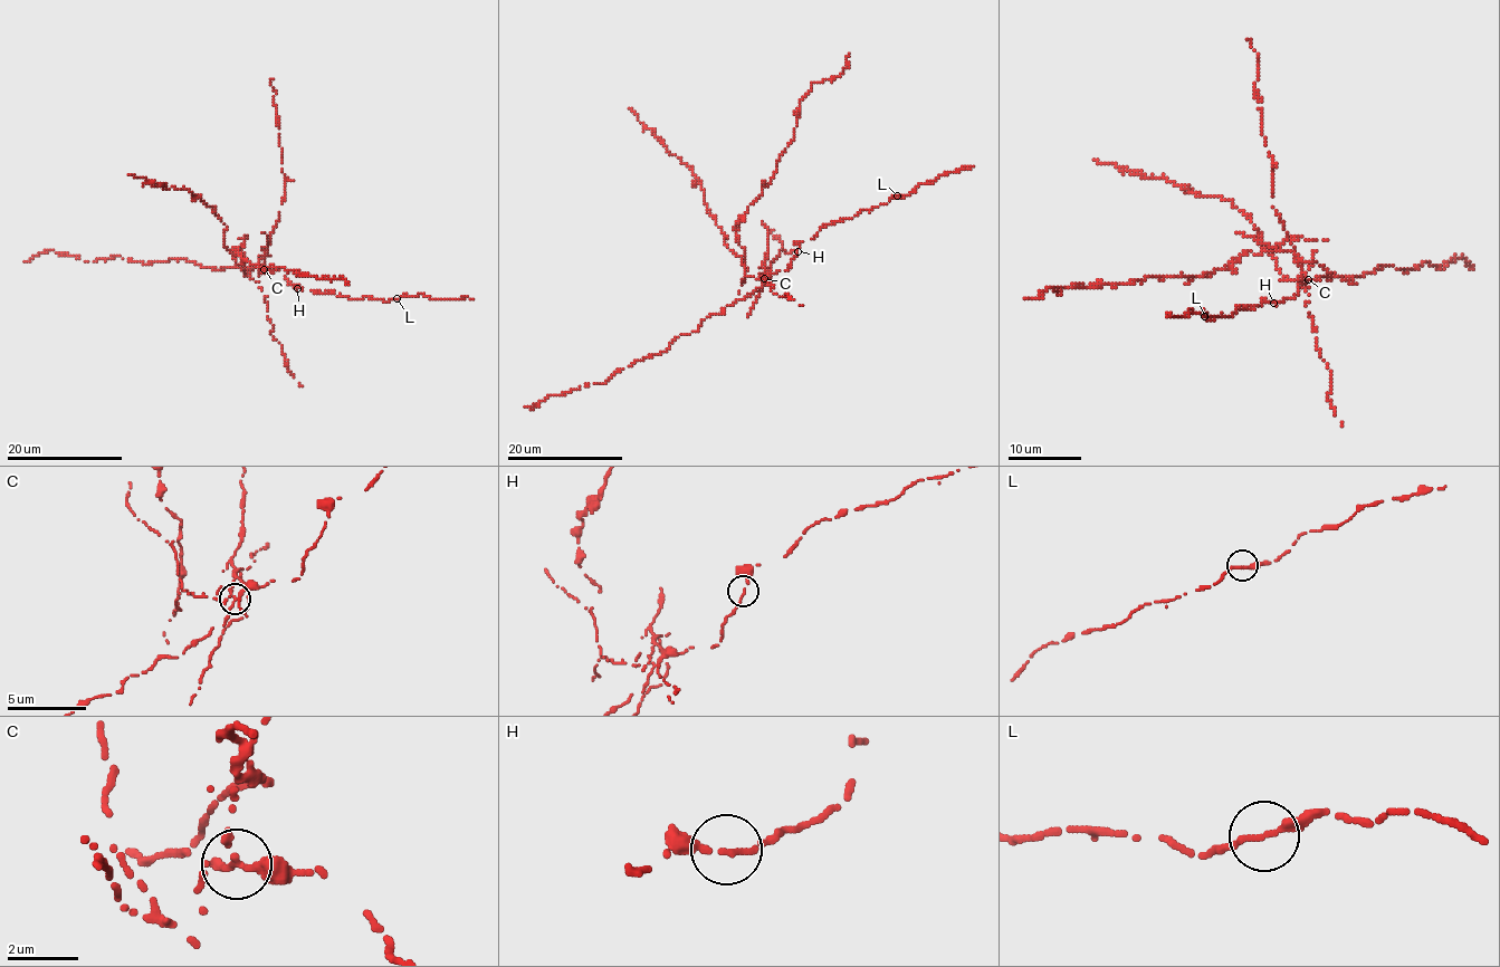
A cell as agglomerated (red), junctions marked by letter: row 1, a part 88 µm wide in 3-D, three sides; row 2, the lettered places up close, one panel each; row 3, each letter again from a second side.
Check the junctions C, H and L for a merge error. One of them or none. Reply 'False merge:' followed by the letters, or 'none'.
False merge: C

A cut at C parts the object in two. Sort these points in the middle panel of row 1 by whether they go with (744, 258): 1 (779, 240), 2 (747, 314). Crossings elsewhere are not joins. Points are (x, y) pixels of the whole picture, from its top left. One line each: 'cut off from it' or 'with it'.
1: with it
2: with it

